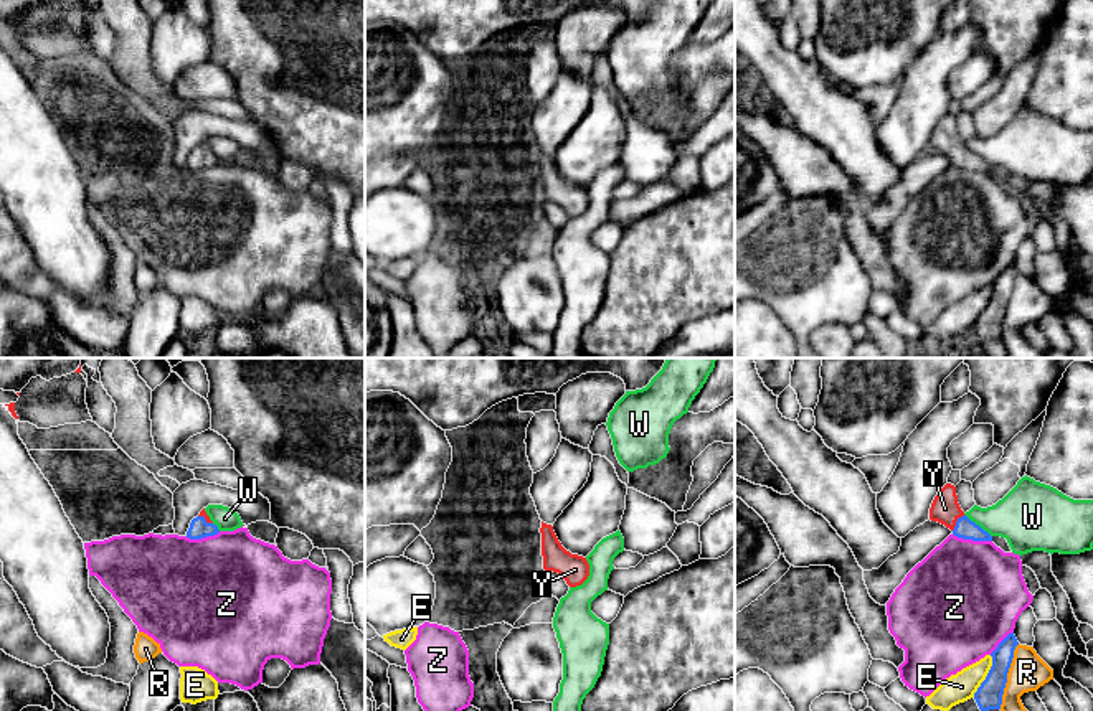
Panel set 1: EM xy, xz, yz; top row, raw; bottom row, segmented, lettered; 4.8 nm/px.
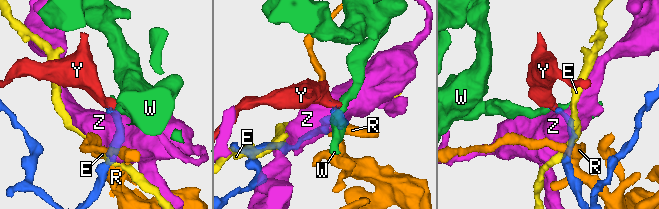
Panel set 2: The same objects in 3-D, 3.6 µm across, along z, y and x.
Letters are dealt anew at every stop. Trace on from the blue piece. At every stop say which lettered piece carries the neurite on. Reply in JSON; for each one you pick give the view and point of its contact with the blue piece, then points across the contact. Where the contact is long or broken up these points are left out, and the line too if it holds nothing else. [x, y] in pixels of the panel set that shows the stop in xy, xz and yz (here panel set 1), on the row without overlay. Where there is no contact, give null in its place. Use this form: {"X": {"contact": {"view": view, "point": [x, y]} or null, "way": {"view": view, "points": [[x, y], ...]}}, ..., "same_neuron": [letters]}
{"Y": {"contact": {"view": "yz", "point": [956, 152]}, "way": {"view": "yz", "points": [[965, 159], [956, 152], [945, 139]]}}, "same_neuron": ["Y"]}

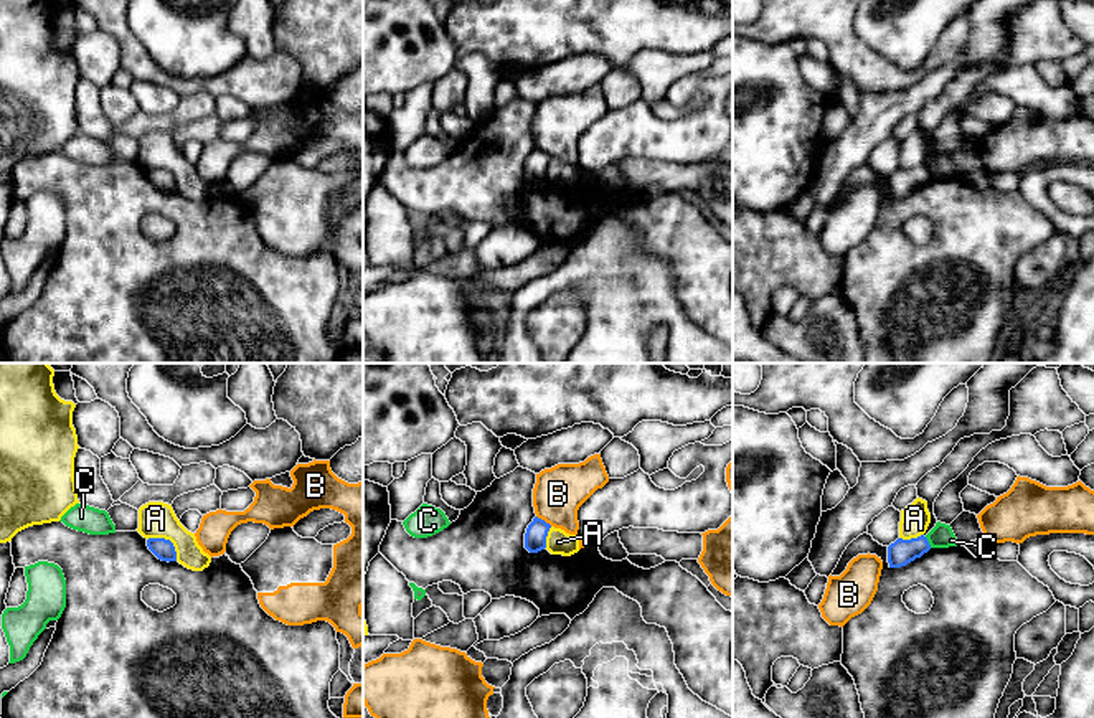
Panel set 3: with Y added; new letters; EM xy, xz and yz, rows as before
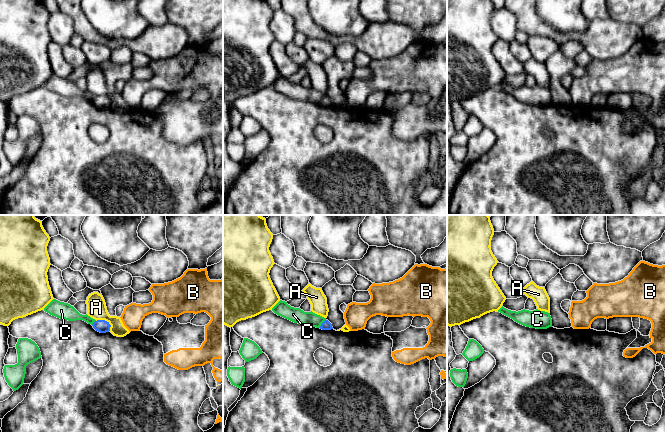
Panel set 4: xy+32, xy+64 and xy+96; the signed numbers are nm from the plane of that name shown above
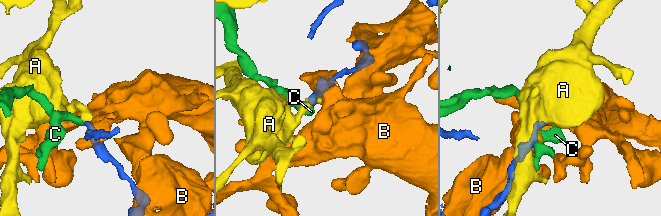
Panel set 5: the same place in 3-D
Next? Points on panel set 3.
{"same_neuron": []}

